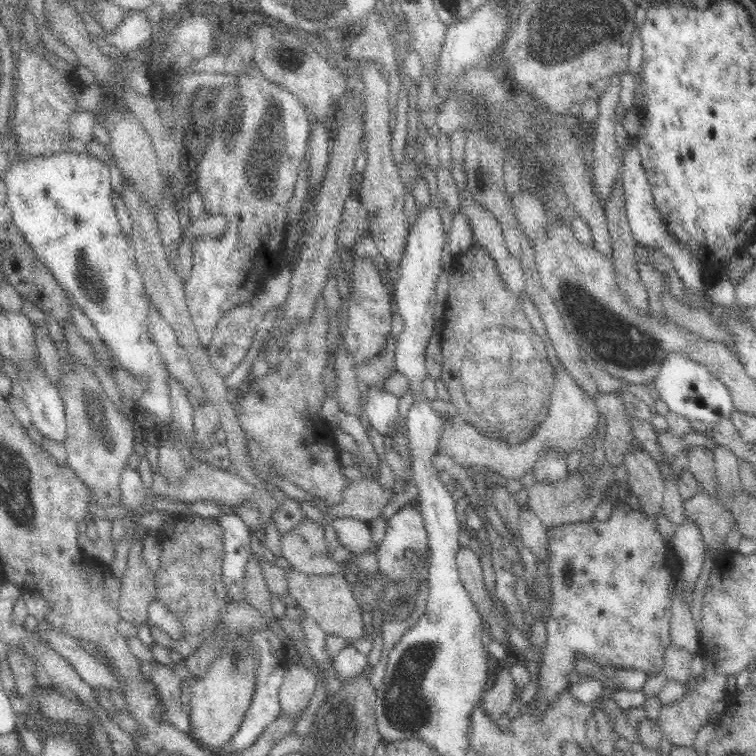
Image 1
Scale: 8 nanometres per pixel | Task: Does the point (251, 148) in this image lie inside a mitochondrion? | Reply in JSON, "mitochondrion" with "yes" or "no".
{"mitochondrion":"yes"}

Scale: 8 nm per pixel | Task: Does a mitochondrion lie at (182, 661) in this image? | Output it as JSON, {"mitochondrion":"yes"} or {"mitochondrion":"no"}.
{"mitochondrion":"no"}

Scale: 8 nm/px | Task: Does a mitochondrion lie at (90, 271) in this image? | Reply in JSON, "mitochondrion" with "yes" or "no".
{"mitochondrion":"yes"}

